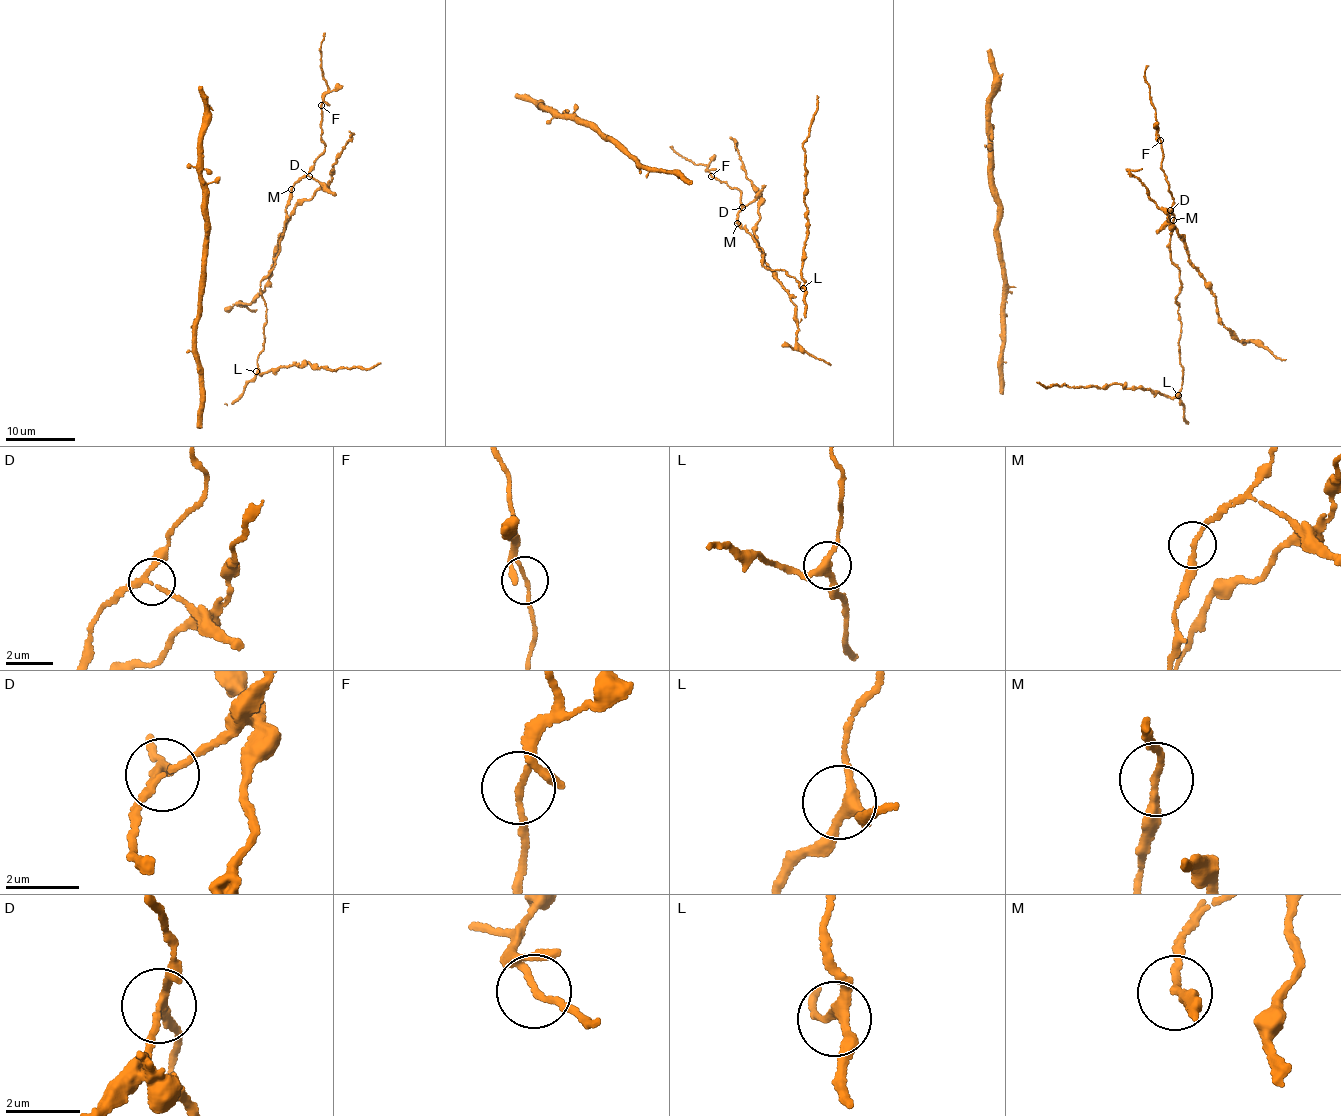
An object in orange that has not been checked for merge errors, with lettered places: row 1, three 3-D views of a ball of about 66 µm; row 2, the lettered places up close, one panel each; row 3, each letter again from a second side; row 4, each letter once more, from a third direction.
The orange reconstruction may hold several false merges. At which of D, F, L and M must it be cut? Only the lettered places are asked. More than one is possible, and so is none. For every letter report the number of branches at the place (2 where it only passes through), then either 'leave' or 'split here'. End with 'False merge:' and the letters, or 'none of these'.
D: branches 3; split here
F: branches 2; leave
L: branches 3; leave
M: branches 2; leave
False merge: D

